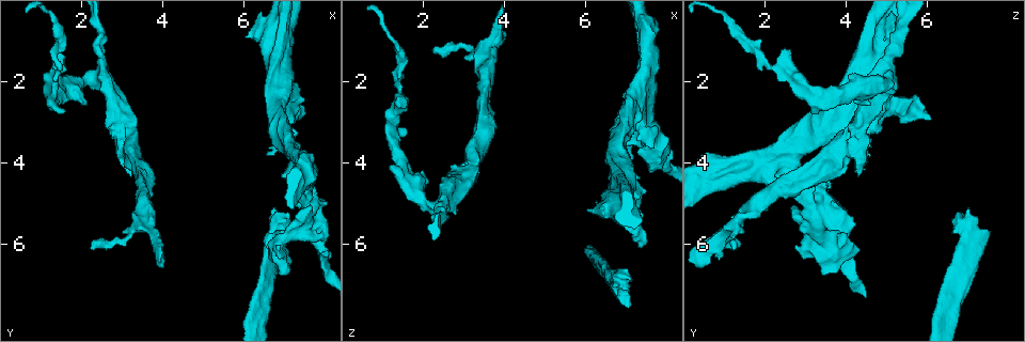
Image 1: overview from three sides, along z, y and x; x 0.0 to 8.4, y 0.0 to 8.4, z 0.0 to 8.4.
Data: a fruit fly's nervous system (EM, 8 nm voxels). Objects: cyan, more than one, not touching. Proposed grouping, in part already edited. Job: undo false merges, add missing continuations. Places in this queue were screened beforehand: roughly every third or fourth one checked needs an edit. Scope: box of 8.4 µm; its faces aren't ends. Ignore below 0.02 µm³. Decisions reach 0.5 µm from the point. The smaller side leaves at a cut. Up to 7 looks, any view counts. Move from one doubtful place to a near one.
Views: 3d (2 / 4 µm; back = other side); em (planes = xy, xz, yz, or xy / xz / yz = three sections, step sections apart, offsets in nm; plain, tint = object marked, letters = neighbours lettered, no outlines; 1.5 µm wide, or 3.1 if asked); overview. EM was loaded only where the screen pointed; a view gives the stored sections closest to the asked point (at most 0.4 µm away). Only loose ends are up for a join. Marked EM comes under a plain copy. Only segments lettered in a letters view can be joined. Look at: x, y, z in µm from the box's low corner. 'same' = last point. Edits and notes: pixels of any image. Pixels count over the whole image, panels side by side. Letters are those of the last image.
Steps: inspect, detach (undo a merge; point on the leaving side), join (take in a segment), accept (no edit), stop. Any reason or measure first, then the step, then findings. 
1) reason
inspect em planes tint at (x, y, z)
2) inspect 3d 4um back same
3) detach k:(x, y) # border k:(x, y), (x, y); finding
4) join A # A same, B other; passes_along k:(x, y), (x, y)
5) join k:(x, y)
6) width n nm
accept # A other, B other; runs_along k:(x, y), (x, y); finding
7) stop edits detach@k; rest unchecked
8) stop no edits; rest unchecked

an open end
inspect em planes tint at (4.00, 6.30, 0.90)

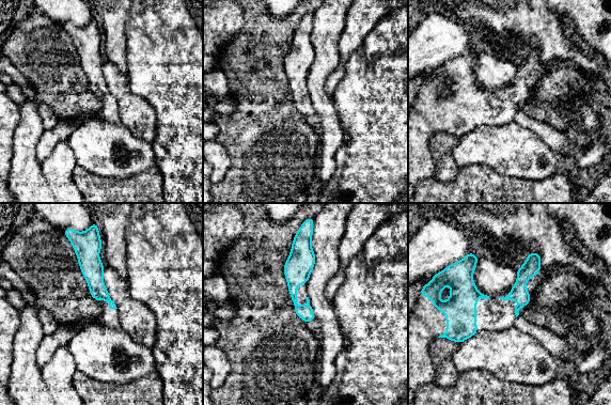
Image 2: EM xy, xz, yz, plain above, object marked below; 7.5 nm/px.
see the neighbours
inspect em planes letters same

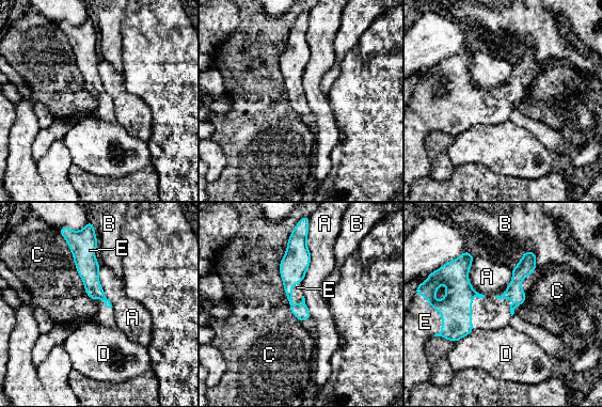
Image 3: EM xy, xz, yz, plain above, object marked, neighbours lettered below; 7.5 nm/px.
width 110 nm; longest_contact C 600 nm
join E # A other, B other, C other, D other, E same; the neuron continues

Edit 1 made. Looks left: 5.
inspect 3d 2um at (3.45, 4.55, 2.30)

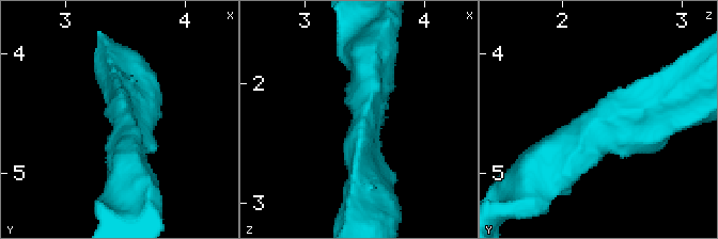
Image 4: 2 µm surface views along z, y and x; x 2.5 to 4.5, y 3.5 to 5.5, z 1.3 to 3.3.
arm_widths 300, 360 nm; need the tissue
inspect em xz step 4 tint at (3.46, 4.58, 2.34)

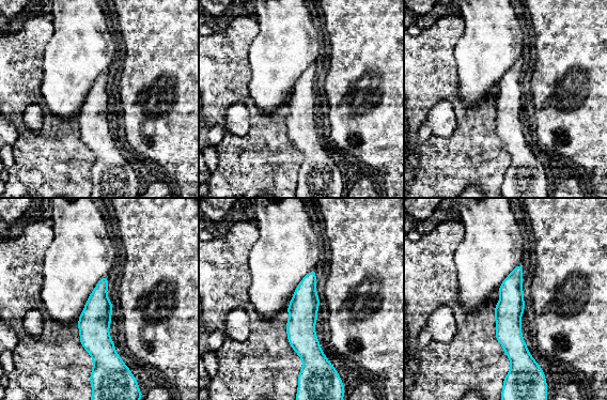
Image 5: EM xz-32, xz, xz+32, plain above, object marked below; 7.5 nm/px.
inspect em xz step 4 letters same

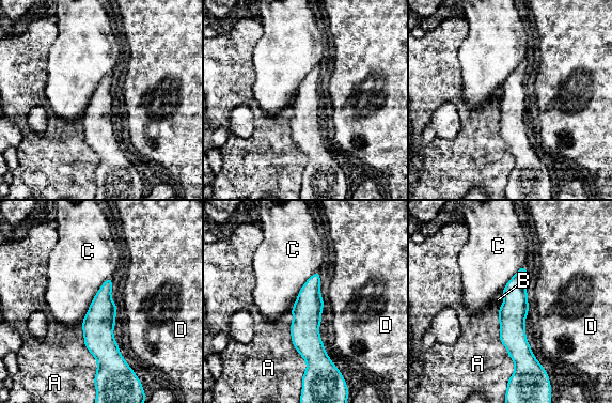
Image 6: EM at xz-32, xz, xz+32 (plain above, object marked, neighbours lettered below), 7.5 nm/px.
accept # A other, B other, C other, D other; border 6:(502, 293), (502, 305), (498, 309); continuous, no second neuron

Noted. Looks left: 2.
branch stops here
inspect em planes letters at (7.30, 2.95, 6.00)

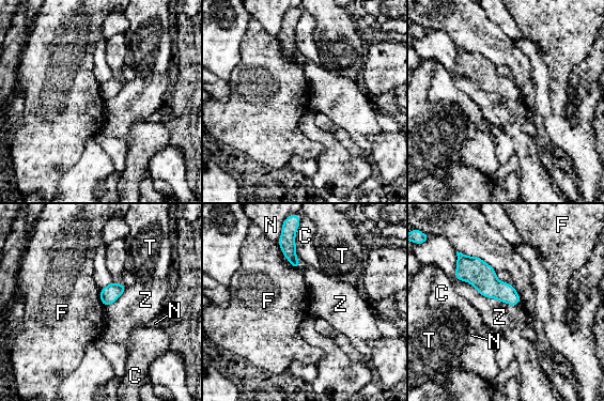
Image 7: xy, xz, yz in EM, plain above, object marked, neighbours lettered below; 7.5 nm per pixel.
accept # C other, F other, N other, T other, Z other; border 7:(99, 290), (99, 299), (105, 306); no lettered segment goes on from it

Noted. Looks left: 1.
stop edits join@3; rest unchecked

